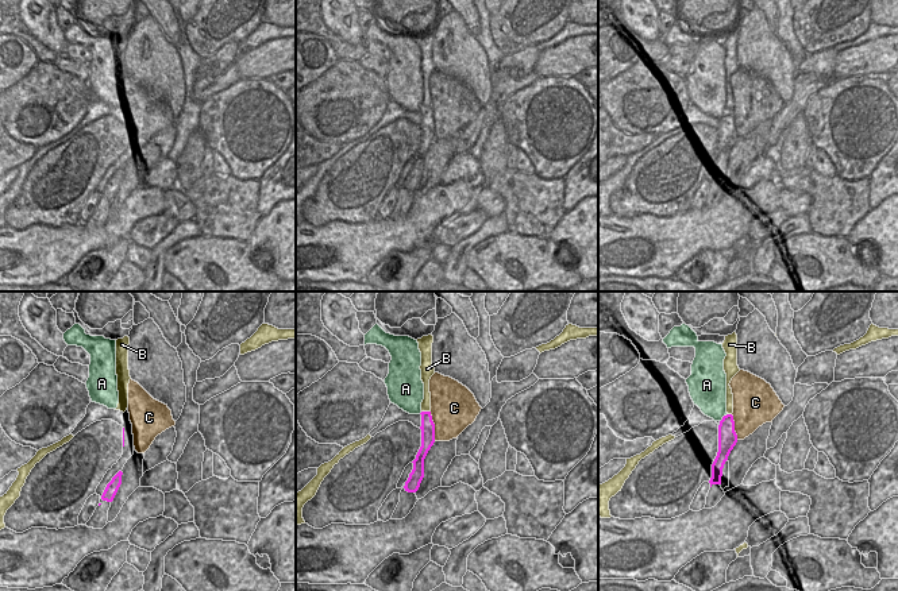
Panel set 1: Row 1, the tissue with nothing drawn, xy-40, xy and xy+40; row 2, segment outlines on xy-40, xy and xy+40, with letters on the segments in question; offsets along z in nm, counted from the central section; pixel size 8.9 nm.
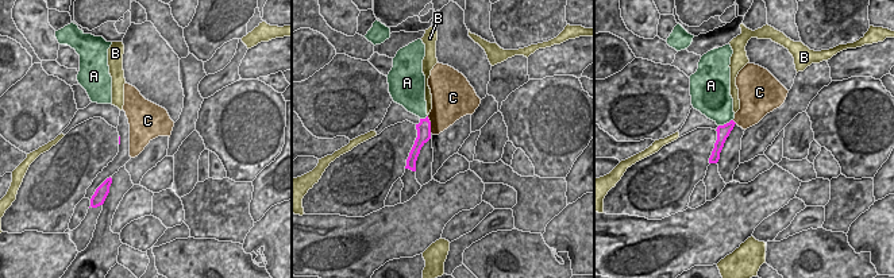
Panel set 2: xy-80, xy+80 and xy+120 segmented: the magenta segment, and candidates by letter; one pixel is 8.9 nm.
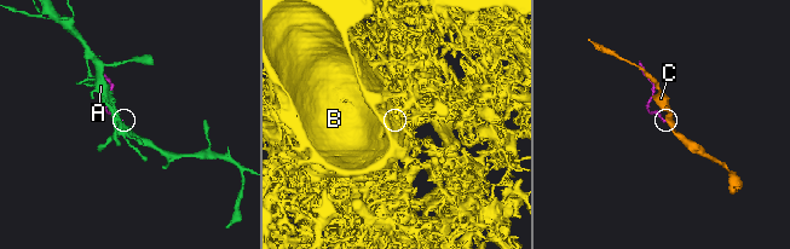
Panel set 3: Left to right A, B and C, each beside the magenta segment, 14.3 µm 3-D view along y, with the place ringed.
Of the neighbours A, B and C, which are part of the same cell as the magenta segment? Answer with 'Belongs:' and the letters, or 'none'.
Belongs: none

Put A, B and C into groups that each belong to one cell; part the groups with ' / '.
A / B / C

